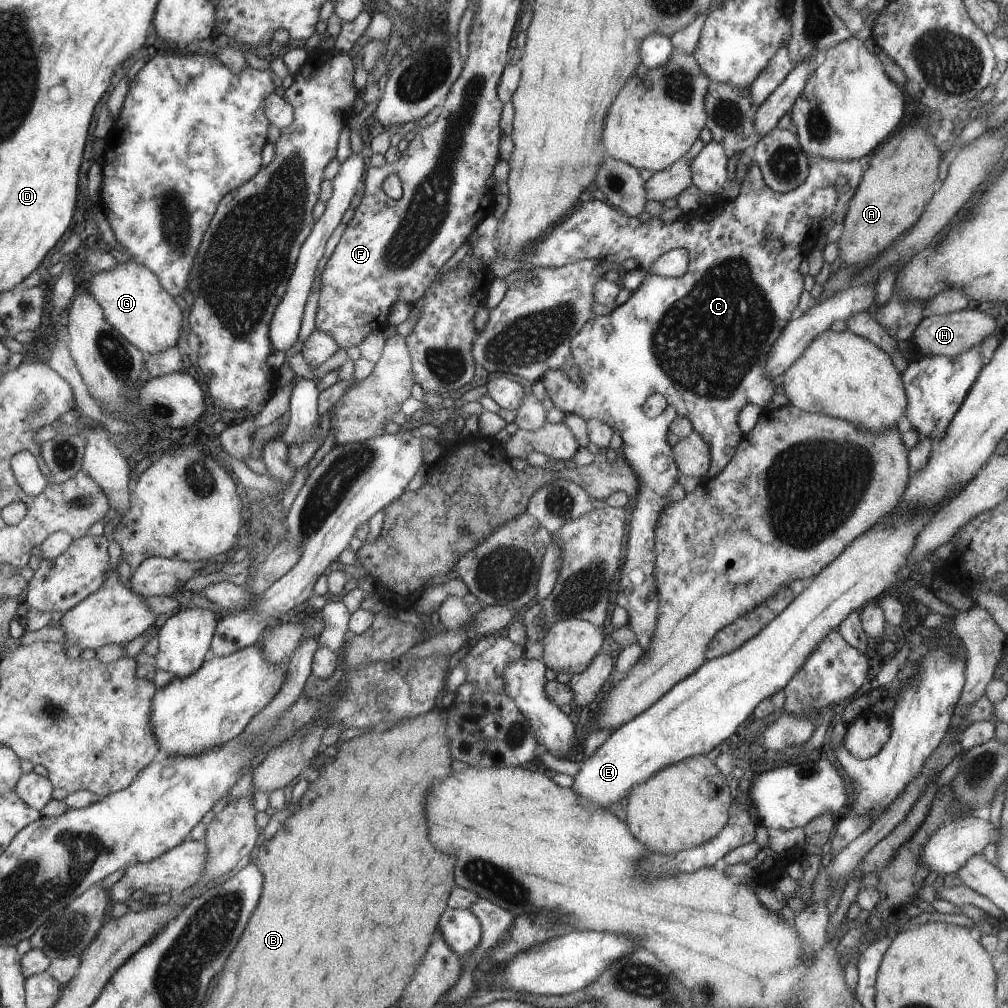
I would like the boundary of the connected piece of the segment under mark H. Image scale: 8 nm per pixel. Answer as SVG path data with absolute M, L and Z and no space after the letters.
M970 307L943 315L924 317L914 330L911 338L914 348L926 356L944 356L956 358L970 349L978 348L979 344L995 334L996 320L988 316L986 310Z

